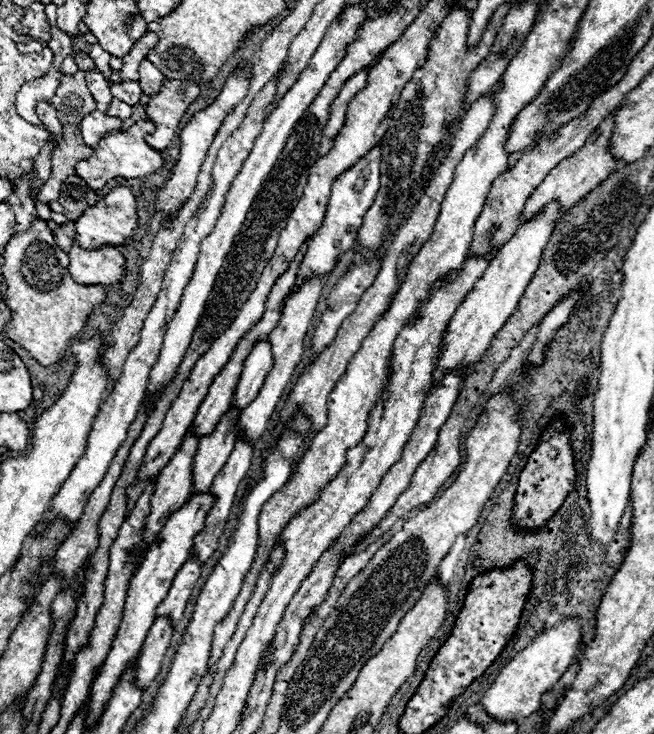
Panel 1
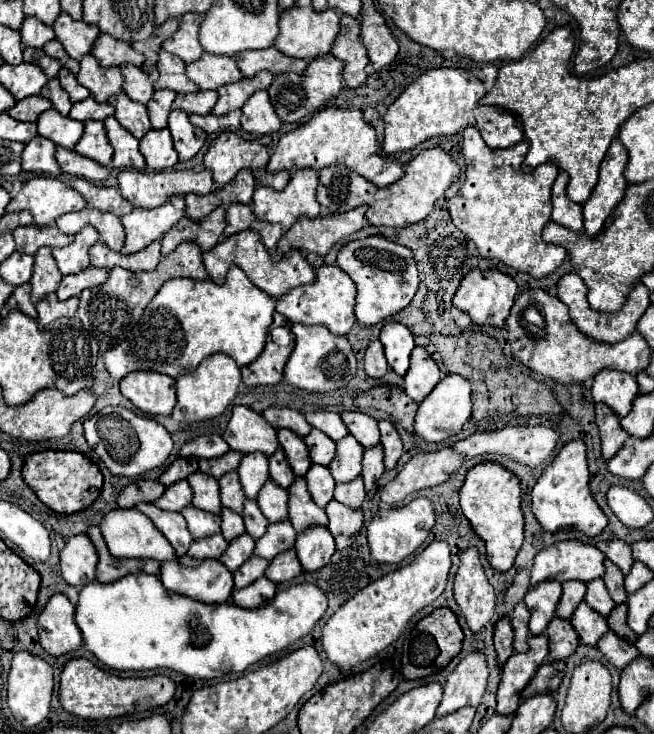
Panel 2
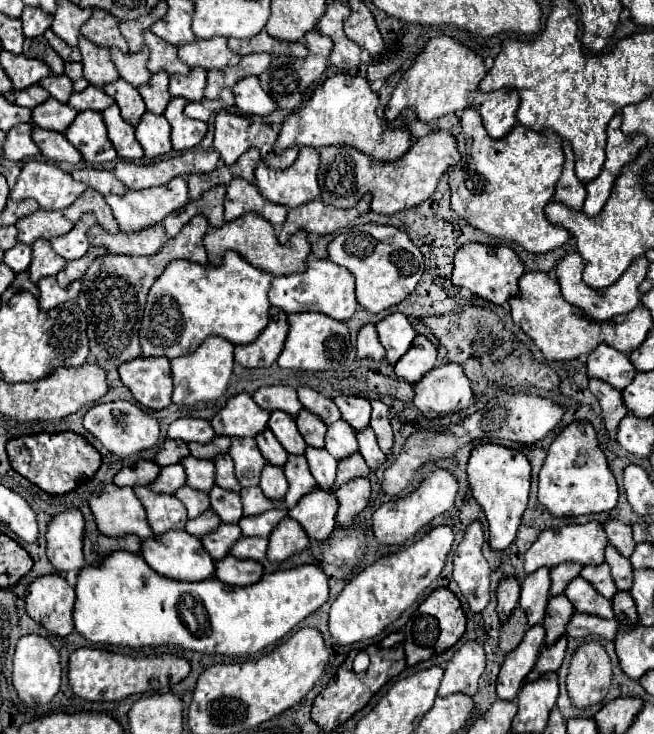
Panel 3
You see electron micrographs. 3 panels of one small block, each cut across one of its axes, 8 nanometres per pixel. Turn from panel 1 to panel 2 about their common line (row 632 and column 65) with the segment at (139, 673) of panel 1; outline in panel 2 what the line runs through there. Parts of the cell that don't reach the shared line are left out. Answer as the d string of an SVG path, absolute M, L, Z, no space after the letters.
M56 148L54 154L58 166L62 168L62 172L86 178L86 180L106 180L108 178L108 168L100 166L98 162L84 158L82 154L78 154L76 150L68 150L68 148Z

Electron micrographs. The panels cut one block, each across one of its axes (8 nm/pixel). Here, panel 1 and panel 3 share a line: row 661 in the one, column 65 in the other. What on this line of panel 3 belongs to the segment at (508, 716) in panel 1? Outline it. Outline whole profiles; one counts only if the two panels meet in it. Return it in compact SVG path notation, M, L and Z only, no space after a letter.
M66 510L56 514L46 532L46 554L52 566L62 572L80 572L84 560L84 518L80 510Z

